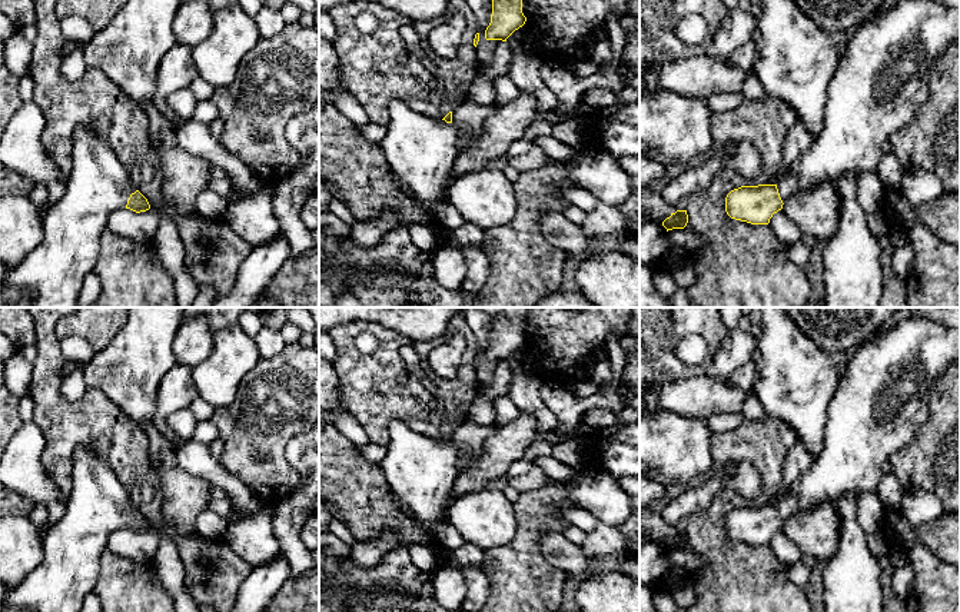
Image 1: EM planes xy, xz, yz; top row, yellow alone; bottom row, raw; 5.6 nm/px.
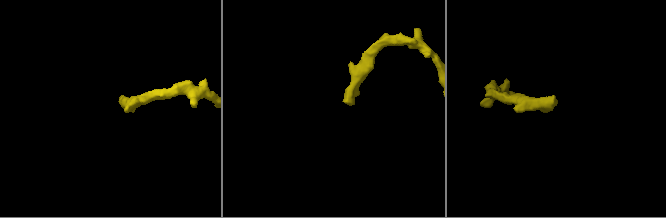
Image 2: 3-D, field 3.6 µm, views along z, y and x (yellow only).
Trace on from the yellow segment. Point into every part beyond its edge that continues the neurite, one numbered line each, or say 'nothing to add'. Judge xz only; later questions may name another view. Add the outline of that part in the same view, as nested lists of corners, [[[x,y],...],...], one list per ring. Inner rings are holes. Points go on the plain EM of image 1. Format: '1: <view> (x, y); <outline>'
1: xz (421, 471); [[[391,420],[389,443],[379,466],[395,498],[436,543],[436,528],[448,523],[458,449],[428,438],[402,420]]]

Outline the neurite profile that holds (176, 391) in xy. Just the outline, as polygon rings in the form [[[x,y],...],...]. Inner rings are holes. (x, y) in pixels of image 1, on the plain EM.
[[[176,365],[162,379],[156,395],[155,425],[157,430],[172,443],[182,446],[179,439],[167,426],[166,419],[189,405],[199,396],[189,366]]]

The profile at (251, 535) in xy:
[[[262,503],[256,512],[245,515],[233,508],[222,541],[250,568],[275,559],[282,551],[273,532],[273,506]]]

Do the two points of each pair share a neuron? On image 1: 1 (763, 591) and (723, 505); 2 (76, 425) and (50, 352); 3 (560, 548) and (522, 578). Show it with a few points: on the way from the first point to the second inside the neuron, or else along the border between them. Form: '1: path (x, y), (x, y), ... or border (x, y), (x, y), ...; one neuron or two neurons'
1: path (741, 569), (717, 545), (717, 526); one neuron
2: path (57, 406), (50, 399), (50, 371); one neuron
3: border (547, 528), (541, 535), (541, 554), (567, 574); two neurons

